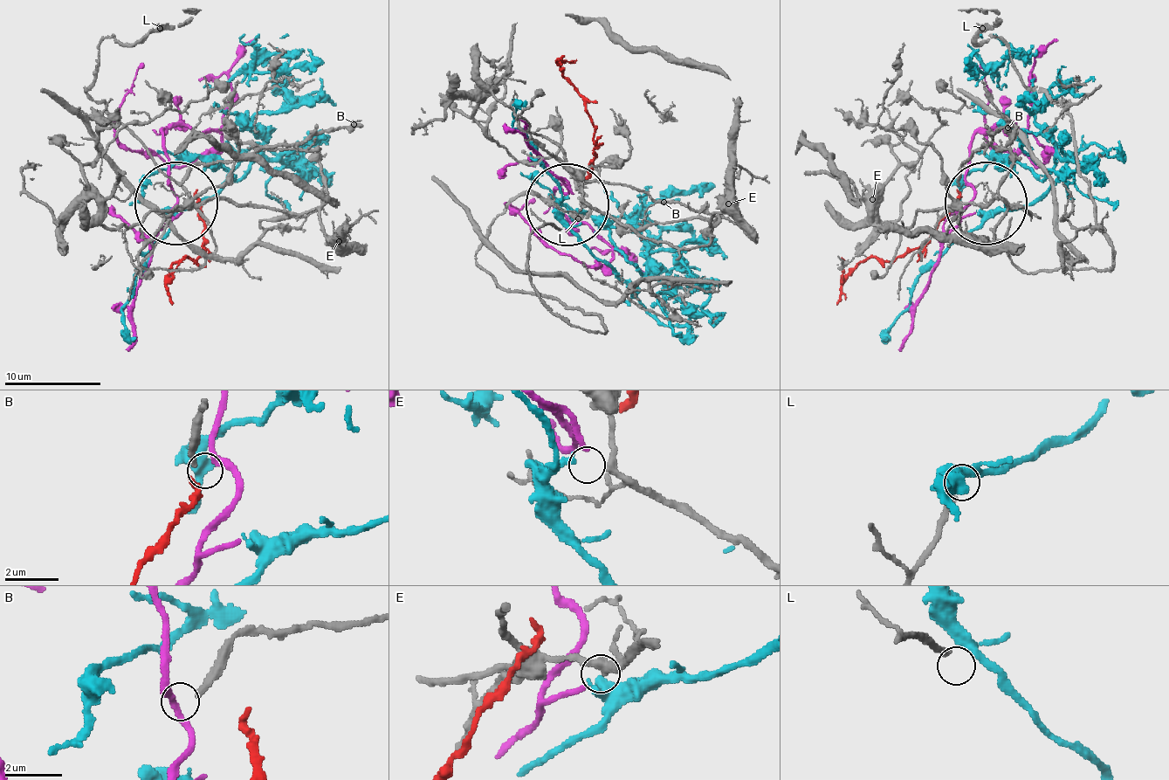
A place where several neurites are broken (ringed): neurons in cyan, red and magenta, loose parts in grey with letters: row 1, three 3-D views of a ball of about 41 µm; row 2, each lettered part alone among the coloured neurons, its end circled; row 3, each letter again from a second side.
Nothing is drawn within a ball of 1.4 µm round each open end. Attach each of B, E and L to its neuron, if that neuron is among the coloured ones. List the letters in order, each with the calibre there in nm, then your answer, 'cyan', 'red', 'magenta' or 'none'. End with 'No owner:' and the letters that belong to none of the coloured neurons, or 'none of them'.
B: 200 nm thick; none
E: 220 nm thick; none
L: 180 nm thick; none
No owner: B, E, L

